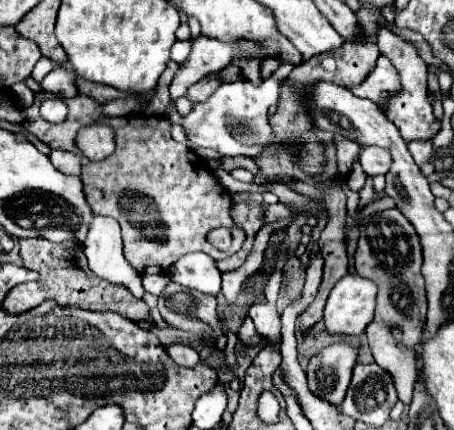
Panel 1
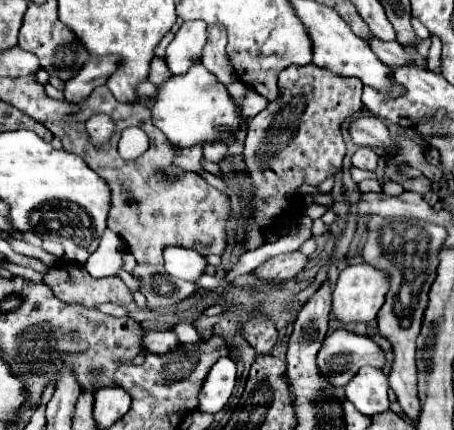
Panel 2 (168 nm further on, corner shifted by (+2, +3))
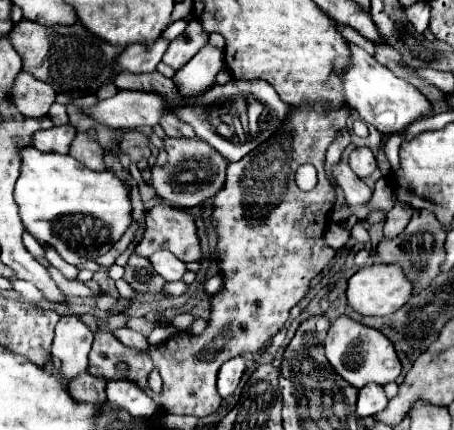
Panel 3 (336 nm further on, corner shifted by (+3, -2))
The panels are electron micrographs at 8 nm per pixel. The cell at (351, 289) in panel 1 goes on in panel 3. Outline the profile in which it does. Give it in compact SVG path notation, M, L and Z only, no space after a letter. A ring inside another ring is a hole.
M381 263L381 265L369 265L359 269L351 279L349 279L349 289L347 289L347 301L349 305L361 313L361 315L391 315L397 309L401 309L413 295L413 283L405 277L401 267L397 263Z

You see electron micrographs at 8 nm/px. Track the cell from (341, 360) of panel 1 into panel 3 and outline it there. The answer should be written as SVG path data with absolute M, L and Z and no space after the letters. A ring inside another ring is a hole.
M341 315L335 319L335 323L331 323L331 329L325 339L325 355L333 369L357 389L365 387L365 383L391 383L399 377L403 369L401 361L397 359L395 347L387 335L383 335L379 329L357 323L347 315Z

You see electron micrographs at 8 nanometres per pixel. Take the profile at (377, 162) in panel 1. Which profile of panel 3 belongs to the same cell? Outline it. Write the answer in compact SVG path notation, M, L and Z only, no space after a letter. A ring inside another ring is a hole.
M355 147L355 149L351 151L351 155L349 155L349 167L351 167L357 175L369 177L369 175L375 171L375 167L377 167L373 151L371 151L369 147Z

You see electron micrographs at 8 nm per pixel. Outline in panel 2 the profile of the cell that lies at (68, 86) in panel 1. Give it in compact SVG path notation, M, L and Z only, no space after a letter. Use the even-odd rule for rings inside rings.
M90 58L82 70L64 82L64 98L68 102L80 102L90 96L96 86L102 86L116 70L116 58Z

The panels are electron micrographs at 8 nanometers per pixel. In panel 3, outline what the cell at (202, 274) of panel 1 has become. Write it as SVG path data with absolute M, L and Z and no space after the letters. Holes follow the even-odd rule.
M161 249L161 251L155 251L151 257L151 267L157 275L161 275L165 281L179 281L181 275L185 273L185 263L179 261L175 255L171 255L169 251Z

